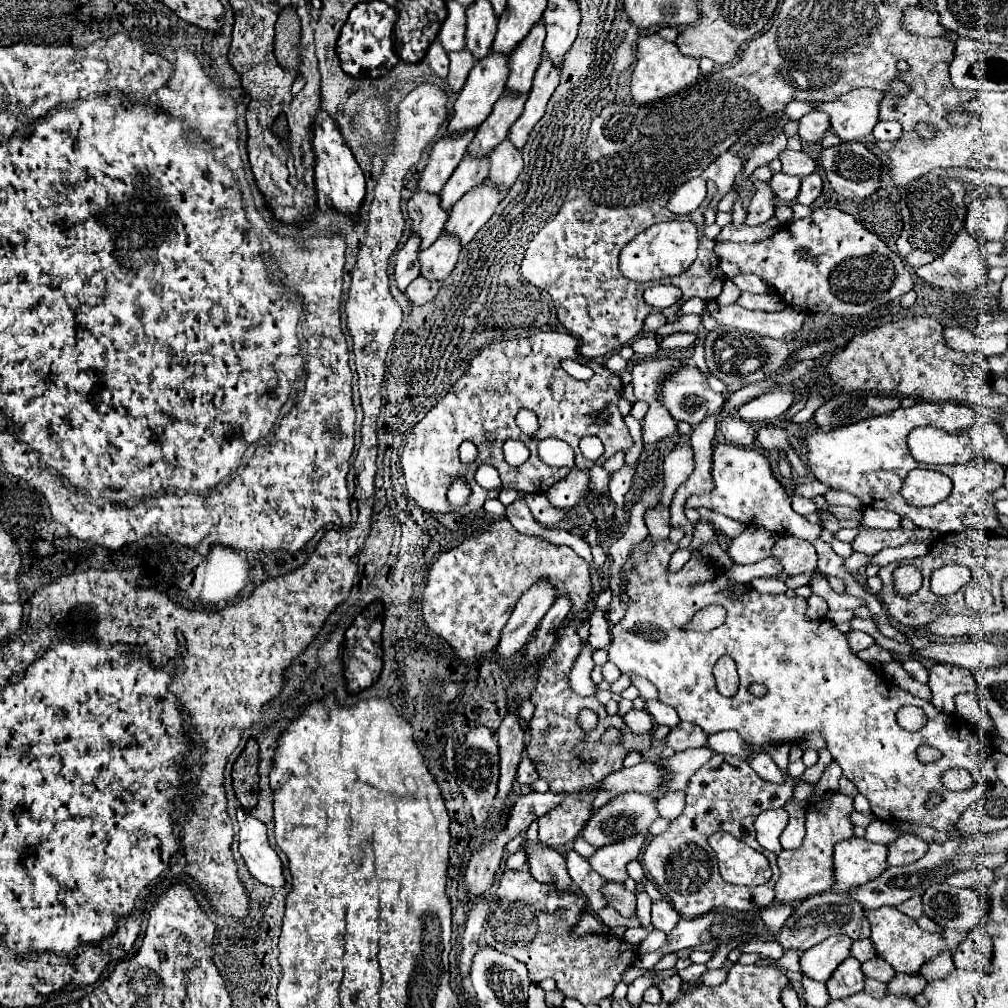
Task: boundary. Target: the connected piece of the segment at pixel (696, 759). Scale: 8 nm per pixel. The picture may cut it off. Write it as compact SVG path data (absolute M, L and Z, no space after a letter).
M701 747L701 749L689 749L689 751L681 751L675 753L669 759L661 759L659 763L665 765L665 769L669 771L669 779L665 781L665 785L651 793L651 797L661 797L665 791L679 791L687 787L687 781L691 779L691 775L705 765L705 761L709 761L715 755L713 749L709 747Z

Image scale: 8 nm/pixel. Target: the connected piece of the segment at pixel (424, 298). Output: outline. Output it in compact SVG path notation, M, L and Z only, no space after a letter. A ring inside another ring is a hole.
M417 277L409 287L407 287L407 297L411 297L413 303L427 303L431 301L437 291L439 291L441 283L439 281L429 281L427 277Z

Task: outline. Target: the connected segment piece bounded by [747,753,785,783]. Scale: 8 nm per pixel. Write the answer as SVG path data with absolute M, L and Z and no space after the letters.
M757 753L757 757L749 757L747 763L765 781L777 781L777 783L783 783L785 781L783 771L775 765L775 761L767 753Z

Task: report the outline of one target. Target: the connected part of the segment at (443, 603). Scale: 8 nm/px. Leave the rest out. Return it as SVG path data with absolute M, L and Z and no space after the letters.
M507 519L483 521L469 539L455 549L439 553L437 561L429 567L421 603L425 625L445 639L461 661L471 663L495 649L517 599L537 581L557 585L557 597L571 601L575 617L585 613L593 601L589 569L571 547L521 535Z

